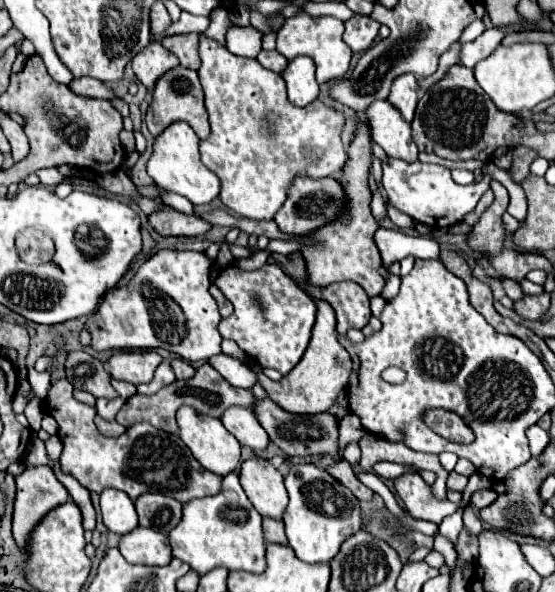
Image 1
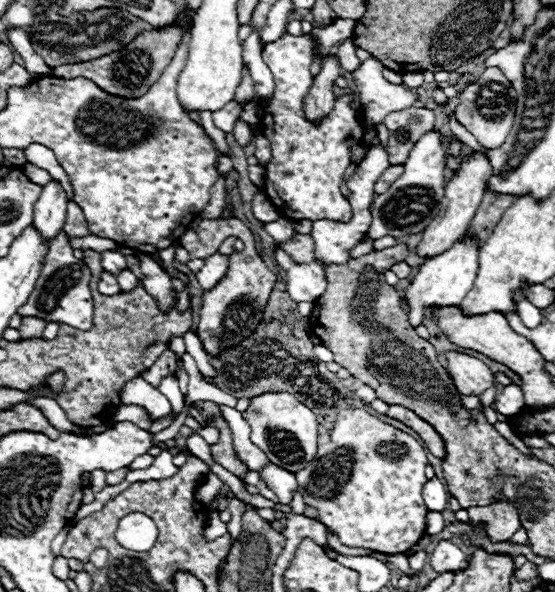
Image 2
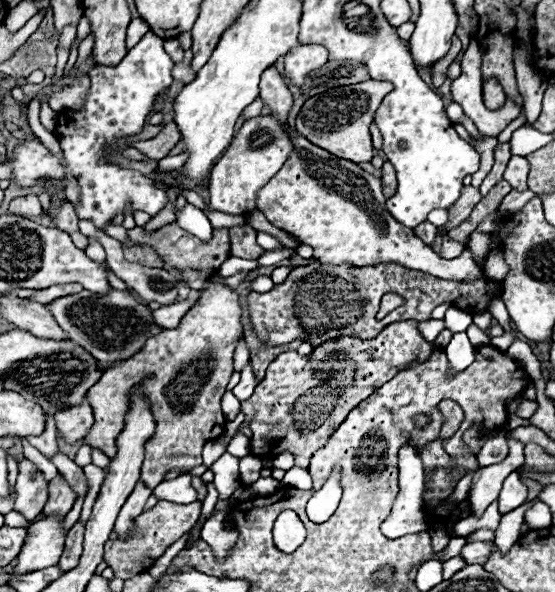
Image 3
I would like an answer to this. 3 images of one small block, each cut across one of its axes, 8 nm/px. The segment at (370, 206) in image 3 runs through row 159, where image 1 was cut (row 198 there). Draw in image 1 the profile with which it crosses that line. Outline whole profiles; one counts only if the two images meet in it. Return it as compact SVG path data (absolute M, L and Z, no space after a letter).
M296 176L292 188L288 190L288 198L286 204L276 212L274 222L278 224L278 228L286 234L308 234L310 230L316 230L324 224L328 224L330 220L334 220L338 216L338 208L342 206L342 198L344 192L340 188L340 184L336 182L336 178L308 178L308 176Z

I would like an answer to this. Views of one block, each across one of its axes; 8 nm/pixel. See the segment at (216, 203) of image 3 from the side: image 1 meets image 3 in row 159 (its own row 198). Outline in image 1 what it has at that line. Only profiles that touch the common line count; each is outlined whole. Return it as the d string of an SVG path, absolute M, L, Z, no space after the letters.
M200 34L200 60L202 60L202 66L198 68L198 76L200 76L200 82L202 82L202 88L204 88L204 98L206 98L206 110L208 110L208 116L210 116L210 126L212 126L212 134L200 142L200 156L202 156L202 162L206 168L210 168L222 182L222 190L220 190L220 198L222 202L238 216L244 216L244 218L250 218L250 220L272 220L274 214L280 210L280 206L286 202L286 194L292 186L292 178L296 176L310 176L310 178L326 178L326 176L338 176L346 162L346 148L340 140L340 132L342 132L342 126L344 126L344 114L342 112L336 112L334 108L328 108L324 106L320 100L312 102L310 106L306 108L296 108L292 106L292 102L288 100L288 94L286 94L286 82L280 74L274 74L272 70L266 70L264 66L260 66L258 60L254 58L244 58L244 56L236 56L232 54L226 46L222 46L220 42L208 38L206 34Z

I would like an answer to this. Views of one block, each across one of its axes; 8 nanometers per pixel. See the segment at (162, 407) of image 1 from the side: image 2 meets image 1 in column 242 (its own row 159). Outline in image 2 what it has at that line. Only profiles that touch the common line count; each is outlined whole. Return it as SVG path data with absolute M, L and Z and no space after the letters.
M406 108L386 116L384 126L390 130L388 160L392 164L404 164L418 138L434 128L434 112L428 108Z

